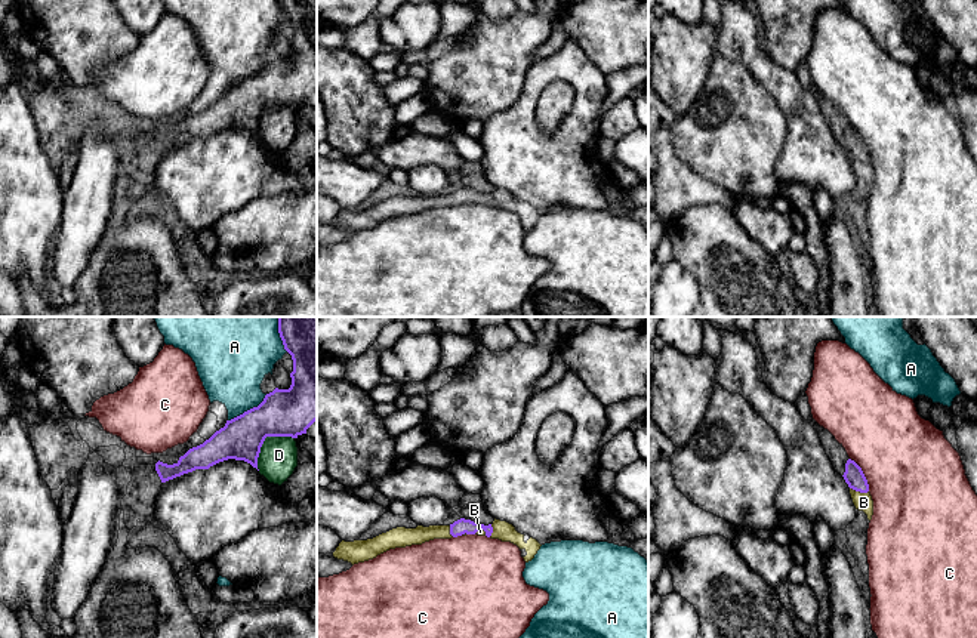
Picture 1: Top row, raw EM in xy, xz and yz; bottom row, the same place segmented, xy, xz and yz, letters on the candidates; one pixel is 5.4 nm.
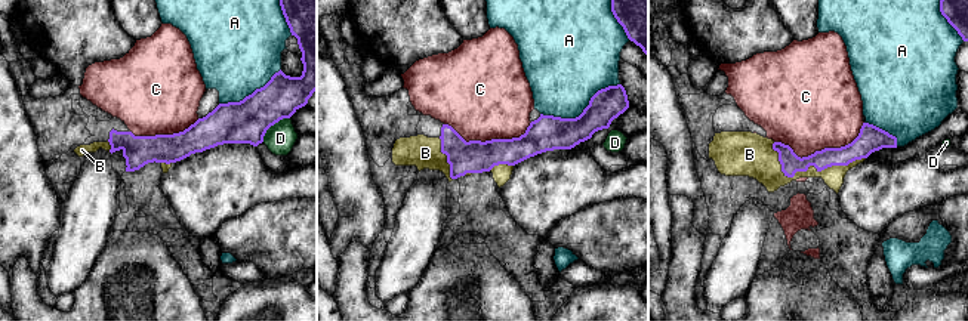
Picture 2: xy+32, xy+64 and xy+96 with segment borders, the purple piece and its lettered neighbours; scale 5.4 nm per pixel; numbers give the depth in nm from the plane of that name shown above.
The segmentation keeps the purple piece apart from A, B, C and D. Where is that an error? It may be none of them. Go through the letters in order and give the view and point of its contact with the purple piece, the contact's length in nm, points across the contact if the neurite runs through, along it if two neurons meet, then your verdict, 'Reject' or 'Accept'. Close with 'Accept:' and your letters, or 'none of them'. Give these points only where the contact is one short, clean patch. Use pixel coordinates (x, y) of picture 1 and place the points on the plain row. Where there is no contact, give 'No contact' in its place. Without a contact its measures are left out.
A: Touches purple at xy (247, 79). Shared border 260 nm. Reject
B: Touches purple at yz (859, 159). Shared border 110 nm. Accept
C: Touches purple at yz (863, 142). Shared border 220 nm. Reject
D: Touches purple at xy (264, 108). Shared border 260 nm. Reject
Accept: B

